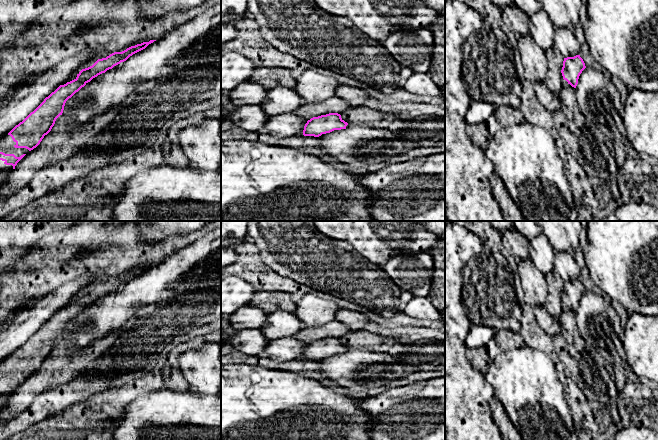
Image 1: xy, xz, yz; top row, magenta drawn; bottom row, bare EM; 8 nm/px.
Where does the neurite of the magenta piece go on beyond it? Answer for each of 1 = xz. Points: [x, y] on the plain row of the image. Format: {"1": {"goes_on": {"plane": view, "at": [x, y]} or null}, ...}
{"1": {"goes_on": null}}

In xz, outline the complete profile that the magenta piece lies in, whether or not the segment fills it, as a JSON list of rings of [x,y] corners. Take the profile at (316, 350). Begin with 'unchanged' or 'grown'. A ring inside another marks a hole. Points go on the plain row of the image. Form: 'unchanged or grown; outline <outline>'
unchanged; outline [[[329,337],[318,341],[313,341],[304,350],[304,360],[319,361],[322,358],[330,357],[334,354],[346,353],[348,349],[338,337]]]

